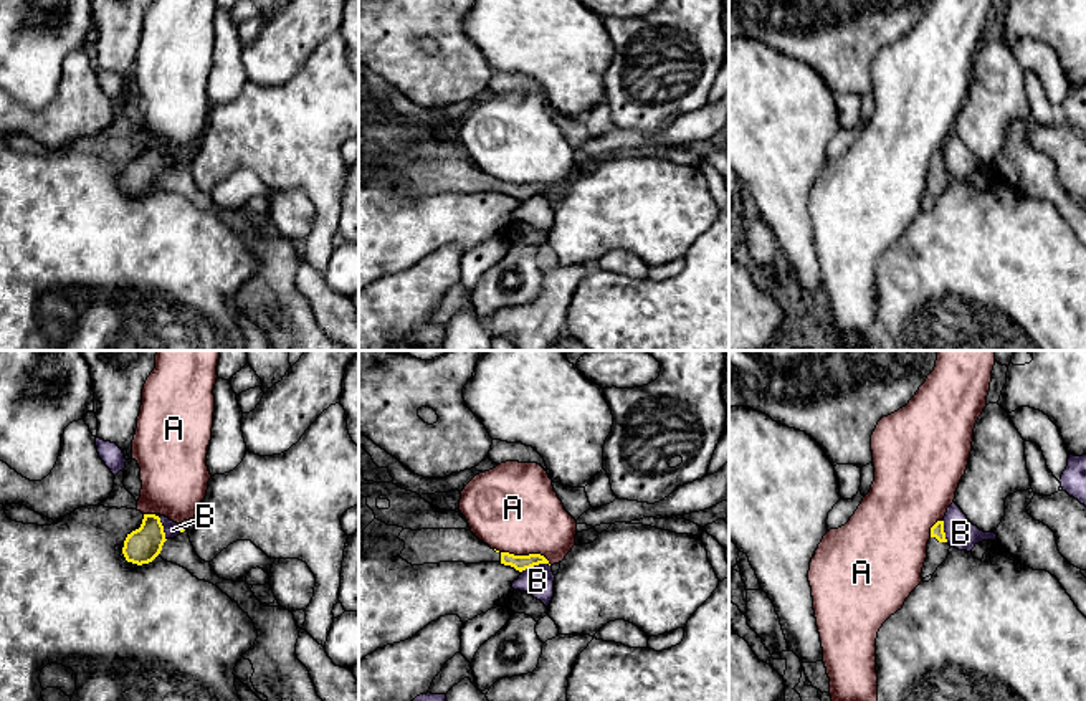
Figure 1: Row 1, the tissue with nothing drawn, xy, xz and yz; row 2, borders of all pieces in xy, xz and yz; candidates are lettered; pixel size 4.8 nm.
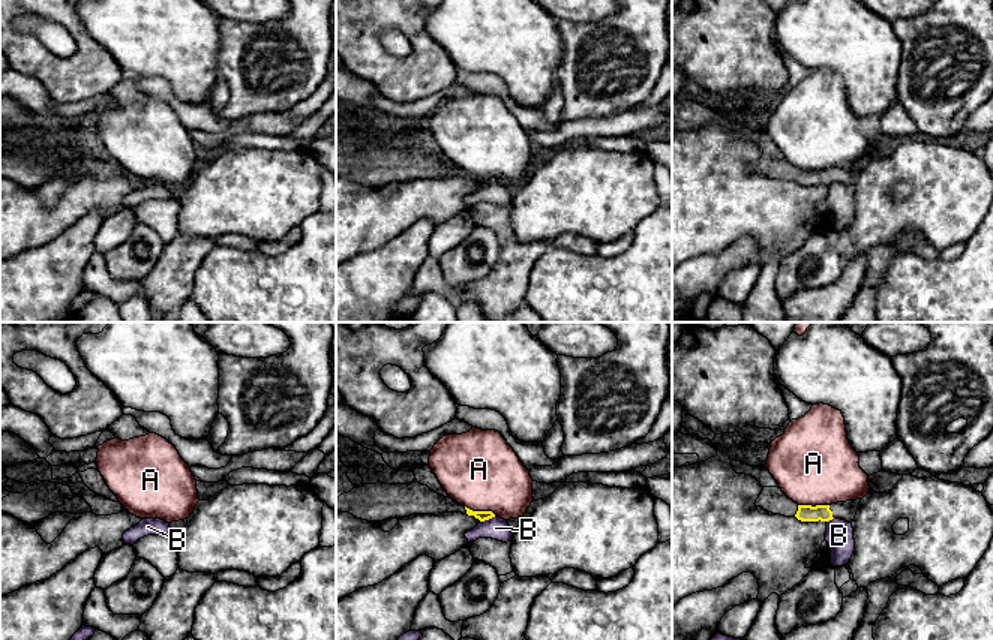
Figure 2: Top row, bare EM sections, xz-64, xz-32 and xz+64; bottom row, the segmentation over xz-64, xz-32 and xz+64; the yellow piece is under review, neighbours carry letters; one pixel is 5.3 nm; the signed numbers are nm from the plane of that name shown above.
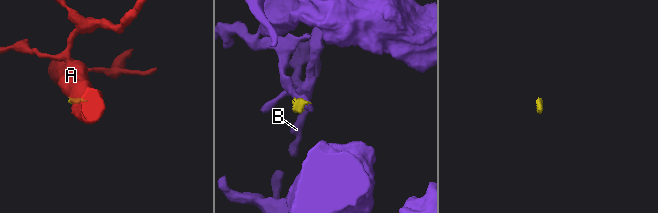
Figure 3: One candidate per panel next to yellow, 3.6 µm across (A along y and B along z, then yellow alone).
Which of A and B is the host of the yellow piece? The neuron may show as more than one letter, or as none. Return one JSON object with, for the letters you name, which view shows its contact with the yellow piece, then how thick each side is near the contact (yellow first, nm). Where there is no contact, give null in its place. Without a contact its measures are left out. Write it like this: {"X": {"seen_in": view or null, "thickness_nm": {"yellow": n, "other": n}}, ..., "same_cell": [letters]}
{"same_cell": []}

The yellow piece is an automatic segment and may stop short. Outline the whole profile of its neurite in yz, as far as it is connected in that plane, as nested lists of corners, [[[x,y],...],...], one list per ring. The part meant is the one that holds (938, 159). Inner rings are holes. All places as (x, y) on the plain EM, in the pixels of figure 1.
[[[937,150],[931,157],[931,169],[927,172],[927,187],[922,197],[921,207],[932,205],[937,197],[947,188],[950,175],[947,174],[944,162],[944,150]]]

